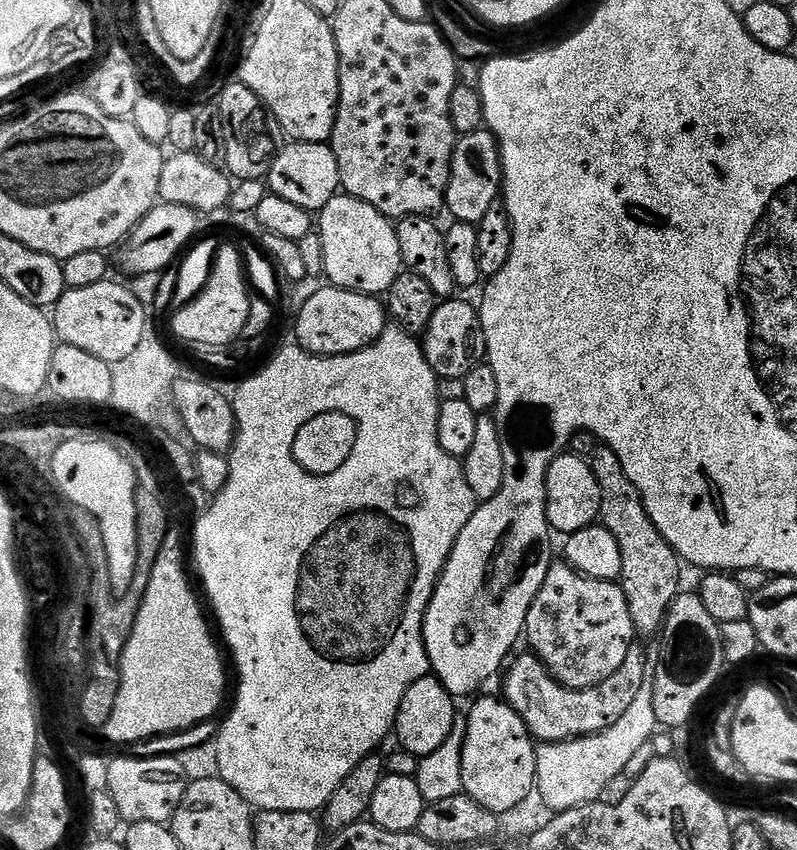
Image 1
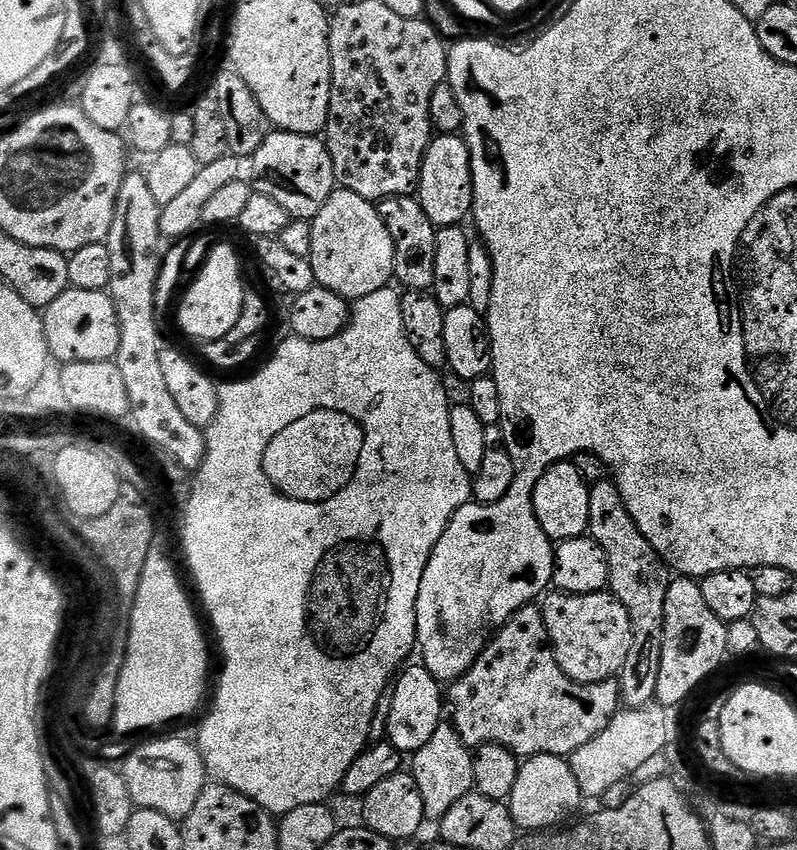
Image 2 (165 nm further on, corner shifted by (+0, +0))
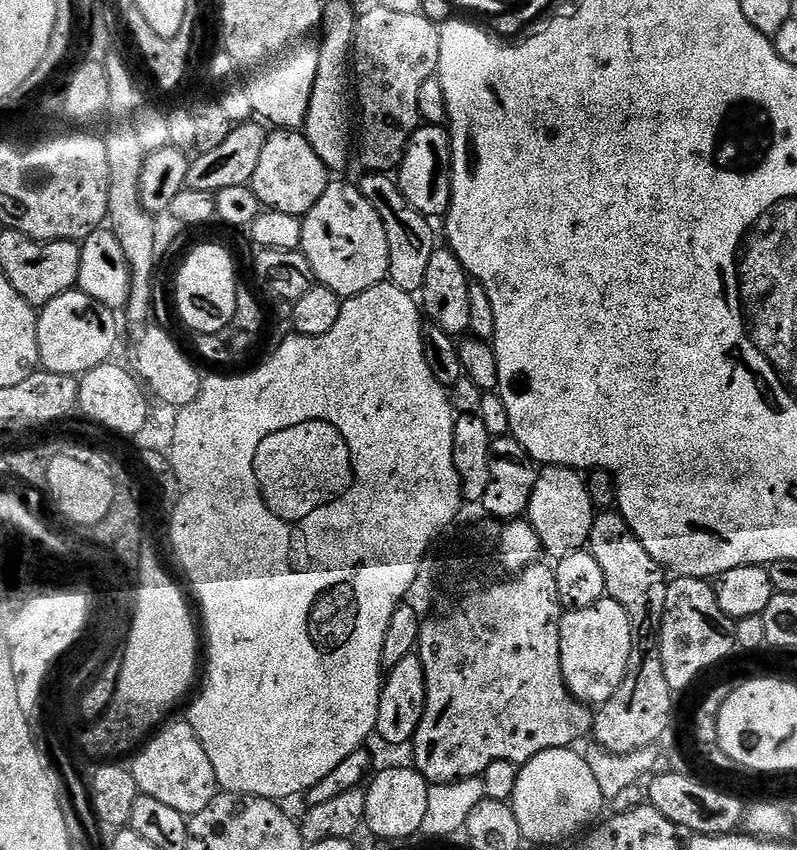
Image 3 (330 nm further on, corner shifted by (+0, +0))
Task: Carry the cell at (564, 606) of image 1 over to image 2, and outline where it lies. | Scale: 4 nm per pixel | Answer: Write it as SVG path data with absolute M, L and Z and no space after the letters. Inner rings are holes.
M552 590L543 597L542 611L544 625L548 631L548 640L552 644L552 652L556 655L560 669L571 680L579 684L597 684L603 680L619 677L632 649L632 627L630 626L630 614L626 614L626 606L622 606L622 602L618 602L618 598L613 596L611 591L575 596Z

